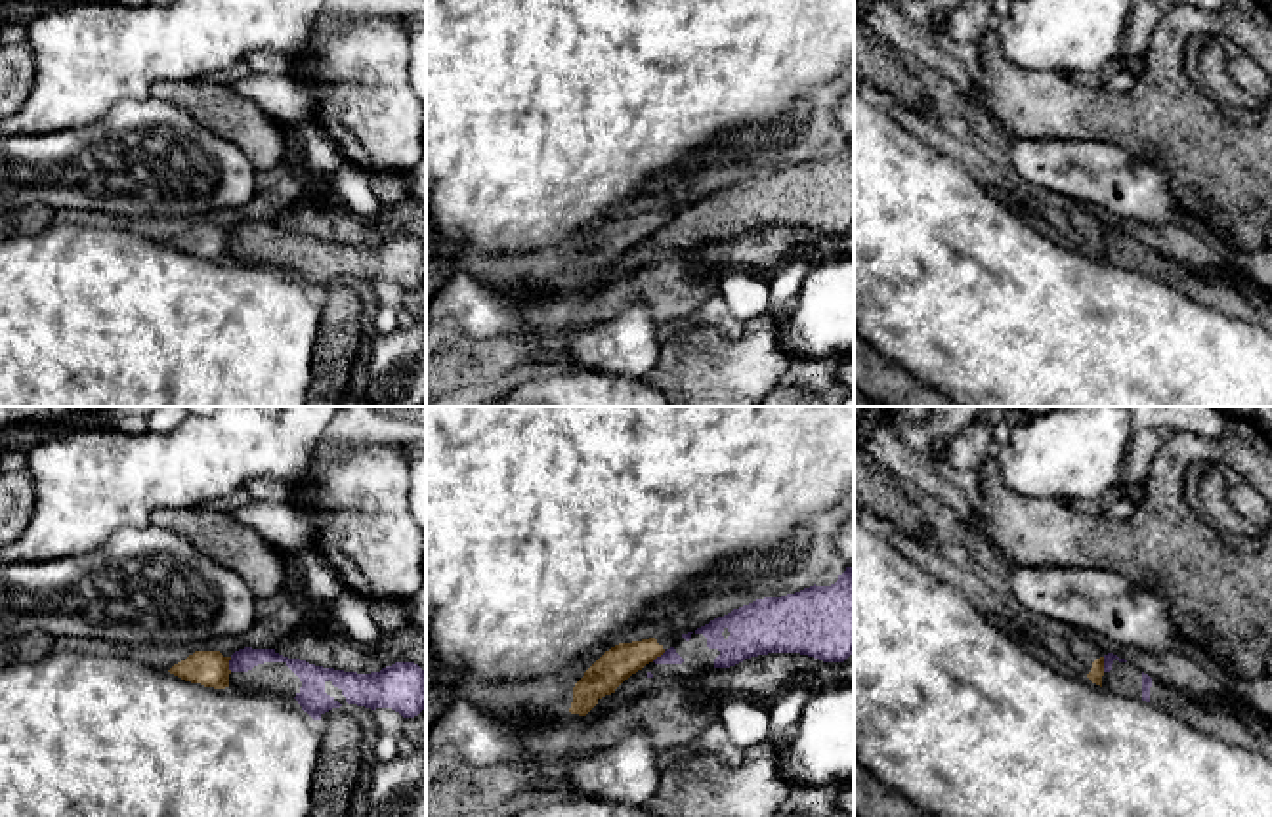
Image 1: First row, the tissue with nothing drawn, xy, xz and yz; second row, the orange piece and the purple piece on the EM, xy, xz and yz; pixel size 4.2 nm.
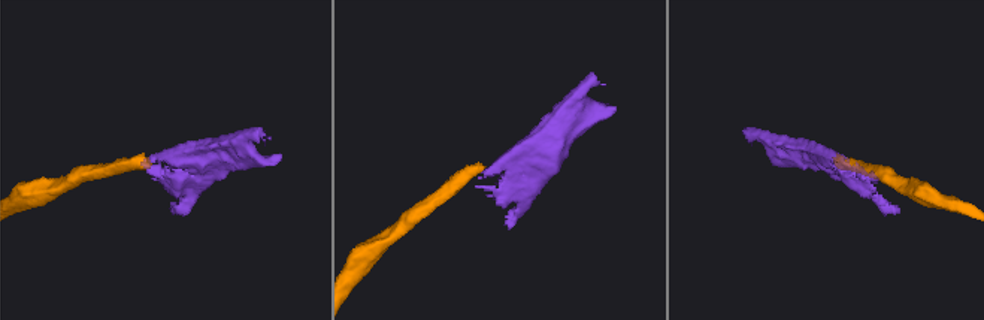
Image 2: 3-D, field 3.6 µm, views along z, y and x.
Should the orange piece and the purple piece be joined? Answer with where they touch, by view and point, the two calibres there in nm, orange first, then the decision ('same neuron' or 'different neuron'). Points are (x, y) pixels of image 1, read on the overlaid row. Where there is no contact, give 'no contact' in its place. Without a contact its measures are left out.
contact xy (228, 665); calibres 160 and 100 nm; different neuron

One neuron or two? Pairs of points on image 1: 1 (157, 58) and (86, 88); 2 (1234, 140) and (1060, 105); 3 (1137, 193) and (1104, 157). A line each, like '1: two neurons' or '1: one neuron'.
1: one neuron
2: one neuron
3: one neuron

